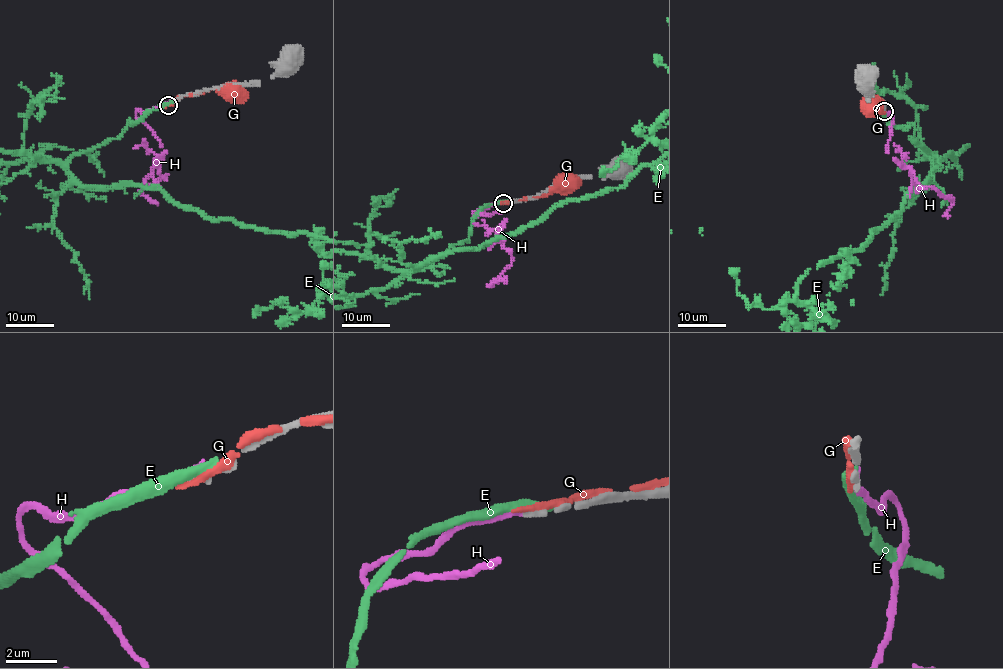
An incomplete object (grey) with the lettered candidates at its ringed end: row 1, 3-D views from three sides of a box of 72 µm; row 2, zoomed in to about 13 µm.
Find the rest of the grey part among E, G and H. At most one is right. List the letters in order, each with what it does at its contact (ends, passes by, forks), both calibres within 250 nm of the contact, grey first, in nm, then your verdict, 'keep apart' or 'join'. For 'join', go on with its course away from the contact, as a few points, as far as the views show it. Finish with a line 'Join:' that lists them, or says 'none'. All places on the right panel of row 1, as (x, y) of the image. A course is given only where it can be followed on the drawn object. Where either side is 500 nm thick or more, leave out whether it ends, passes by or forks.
E: it ends there; 300 nm thick on the grey side, 440 nm on the other; keep apart
G: it passes by; 240 nm thick on the grey side, 300 nm on the other; keep apart
H: it ends there; 240 nm thick on the grey side, 280 nm on the other; keep apart
Join: none

